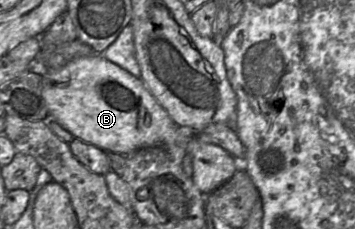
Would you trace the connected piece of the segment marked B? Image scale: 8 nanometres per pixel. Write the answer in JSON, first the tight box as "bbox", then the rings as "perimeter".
{"bbox":[39,55,240,195],"perimeter":[[[102,55],[75,58],[60,69],[39,70],[39,73],[49,116],[74,138],[120,155],[158,144],[183,145],[191,156],[191,177],[203,195],[211,194],[239,169],[240,162],[222,147],[205,143],[196,132],[179,127],[140,78]]]}

